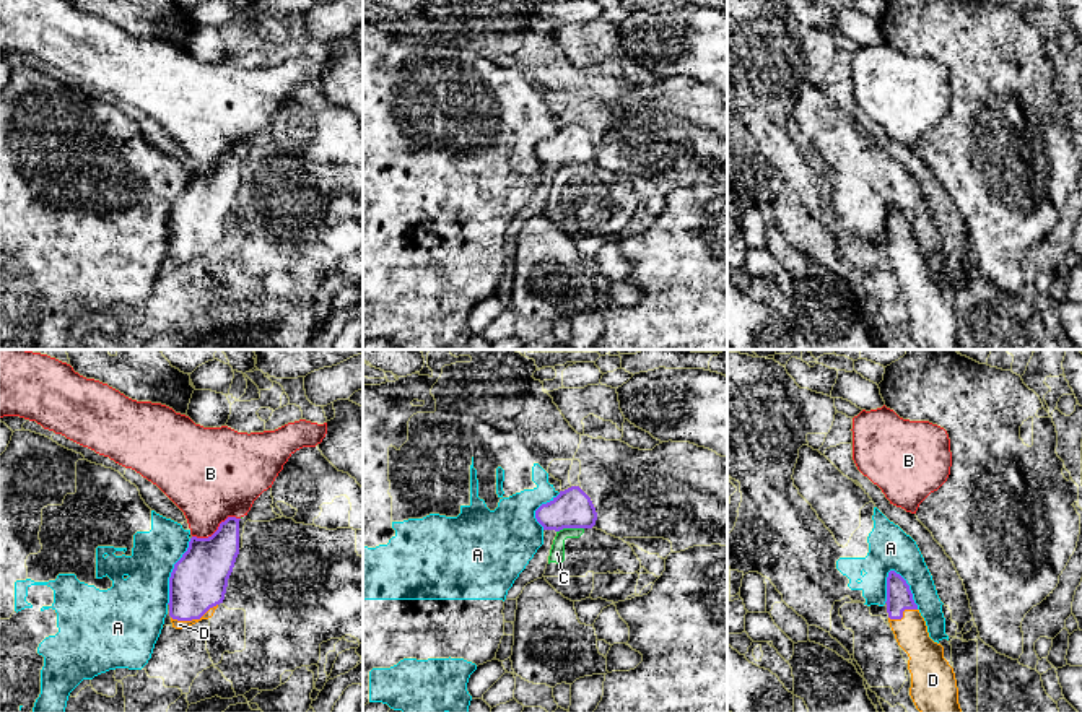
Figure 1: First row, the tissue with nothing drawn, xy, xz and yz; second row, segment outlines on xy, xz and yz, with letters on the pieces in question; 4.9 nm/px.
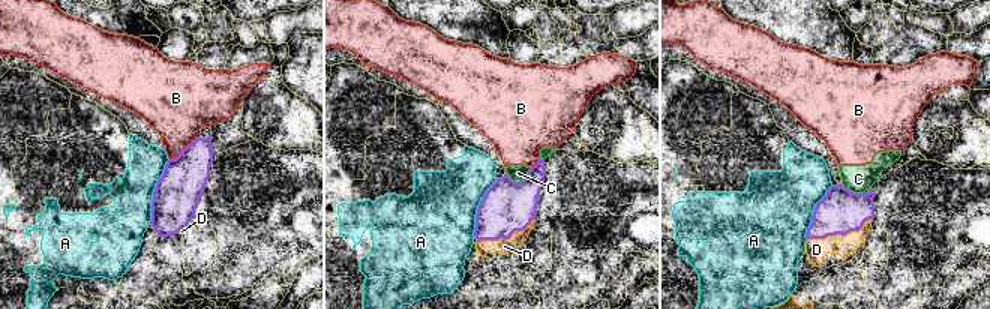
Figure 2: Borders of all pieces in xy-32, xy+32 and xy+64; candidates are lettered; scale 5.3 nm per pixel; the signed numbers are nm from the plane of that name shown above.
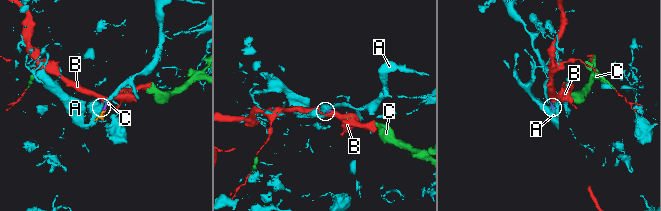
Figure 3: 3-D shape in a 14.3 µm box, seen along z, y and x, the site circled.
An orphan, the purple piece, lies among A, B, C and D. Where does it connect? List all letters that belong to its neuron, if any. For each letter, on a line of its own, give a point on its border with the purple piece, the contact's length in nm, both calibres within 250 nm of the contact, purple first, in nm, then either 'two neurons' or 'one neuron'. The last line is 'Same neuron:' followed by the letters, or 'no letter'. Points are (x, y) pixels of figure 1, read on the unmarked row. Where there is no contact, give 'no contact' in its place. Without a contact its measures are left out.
A: contact yz (908, 223); length 240 nm; calibres 130 and 220 nm; two neurons
B: contact xy (218, 164); length 260 nm; calibres 280 and 420 nm; two neurons
C: contact xz (570, 163); length 140 nm; calibres 190 and 80 nm; two neurons
D: contact xy (194, 254); length 240 nm; calibres 280 and 50 nm; one neuron
Same neuron: D

